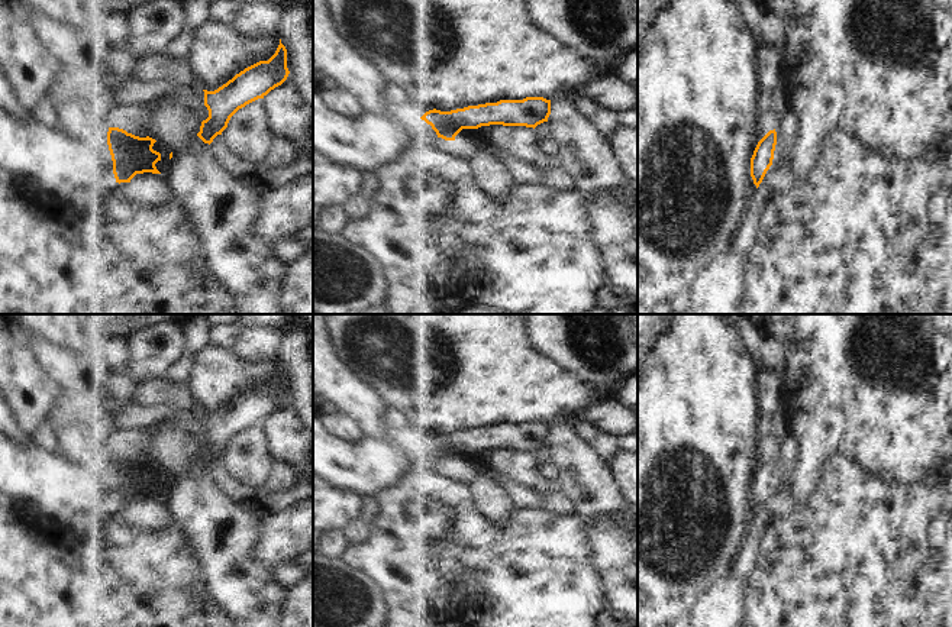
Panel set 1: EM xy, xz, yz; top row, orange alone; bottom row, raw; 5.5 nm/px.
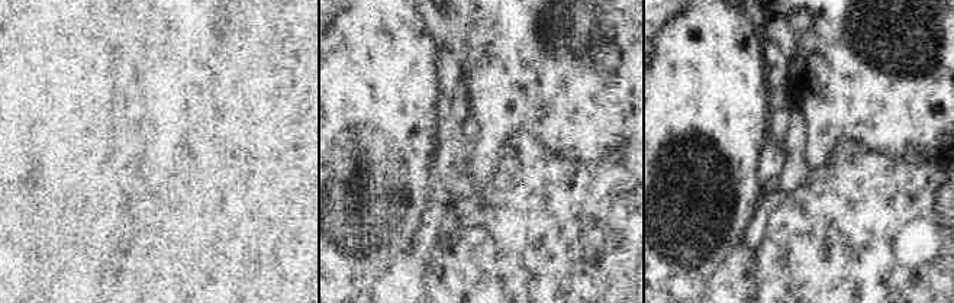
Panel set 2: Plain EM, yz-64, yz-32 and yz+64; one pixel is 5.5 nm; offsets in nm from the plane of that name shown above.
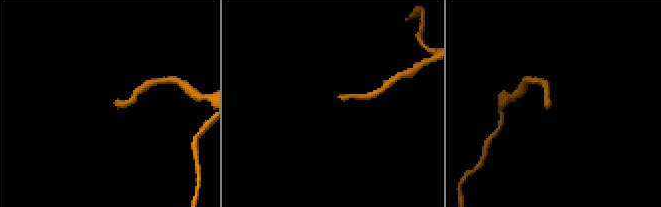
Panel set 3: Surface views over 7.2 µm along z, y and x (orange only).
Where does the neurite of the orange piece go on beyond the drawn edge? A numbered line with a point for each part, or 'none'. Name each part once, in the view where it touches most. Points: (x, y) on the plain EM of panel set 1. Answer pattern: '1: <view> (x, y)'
1: yz (781, 495)

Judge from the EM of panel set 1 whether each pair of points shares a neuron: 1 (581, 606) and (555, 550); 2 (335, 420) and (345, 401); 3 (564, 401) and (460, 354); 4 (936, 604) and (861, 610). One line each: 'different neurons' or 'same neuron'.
1: same neuron
2: different neurons
3: same neuron
4: different neurons

